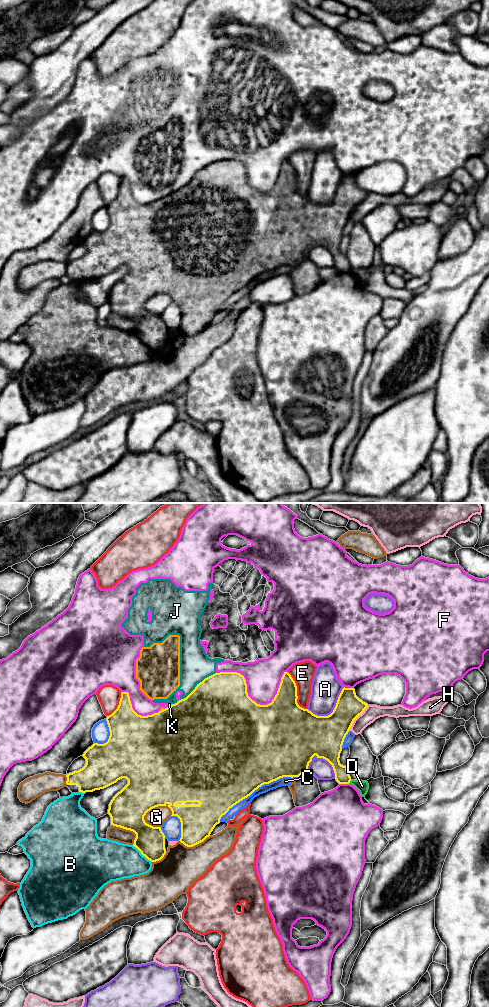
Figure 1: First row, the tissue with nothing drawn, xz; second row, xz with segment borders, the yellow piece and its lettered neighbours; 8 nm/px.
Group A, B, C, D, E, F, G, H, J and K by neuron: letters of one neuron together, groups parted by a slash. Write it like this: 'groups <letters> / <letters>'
groups A / B / C / D / E / F J K / G / H

